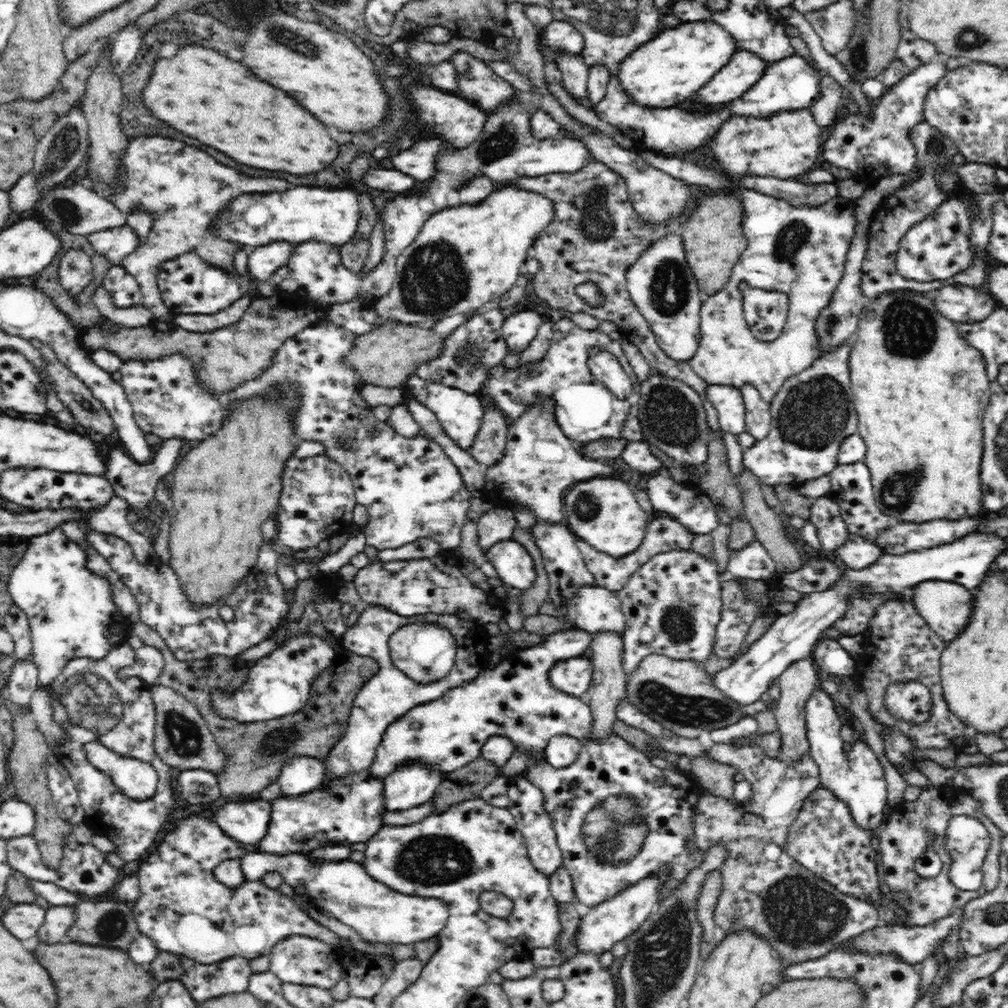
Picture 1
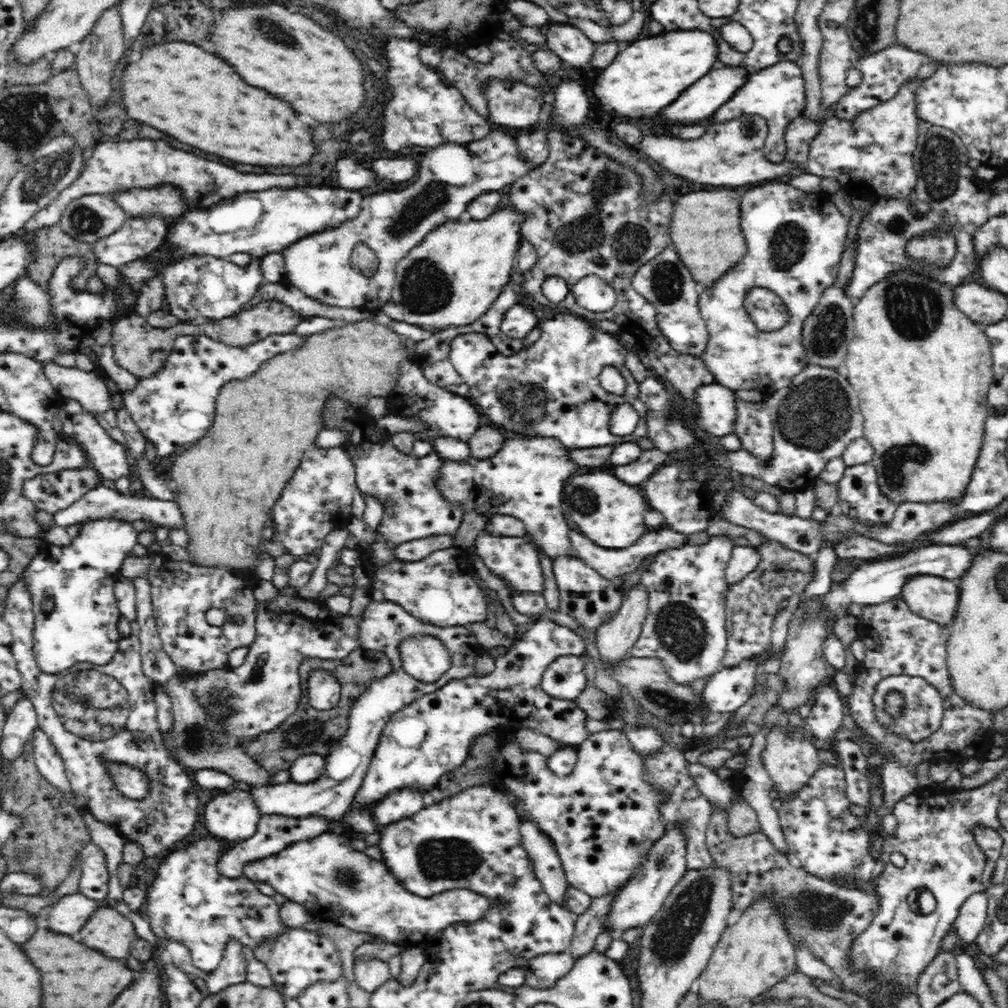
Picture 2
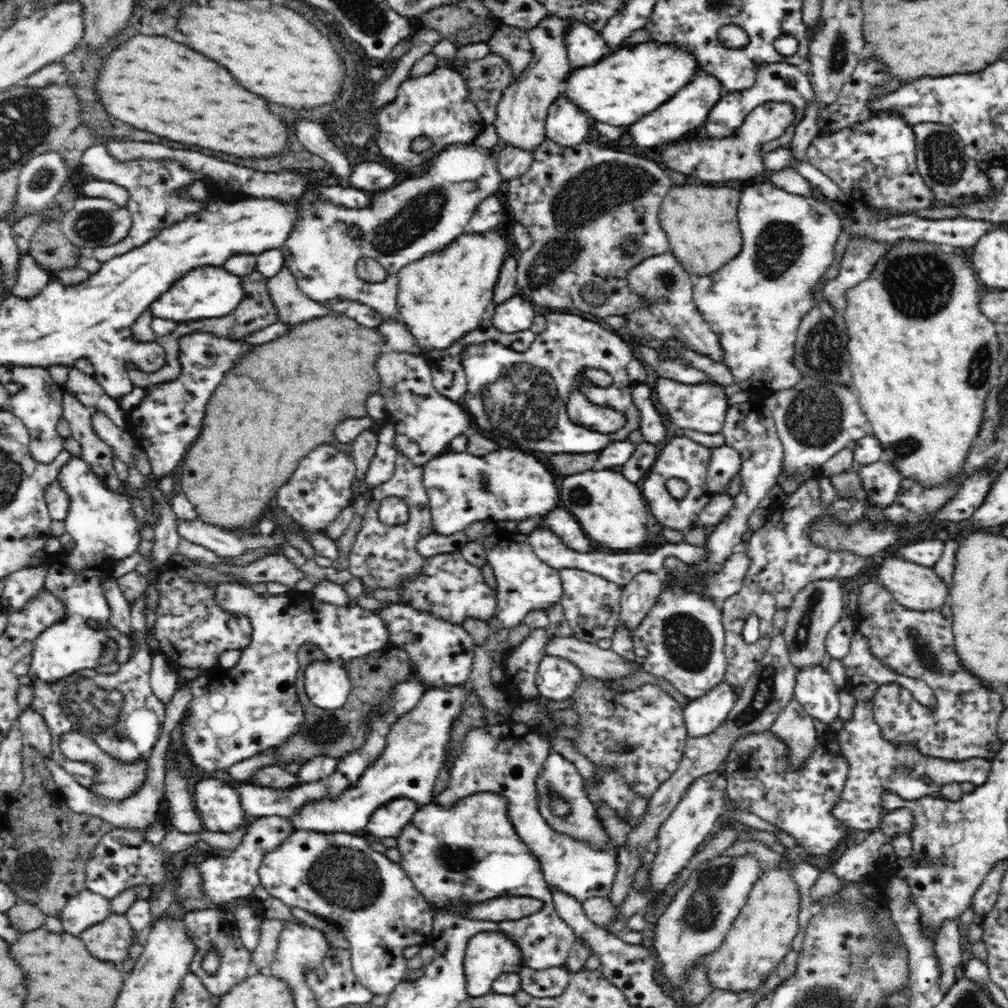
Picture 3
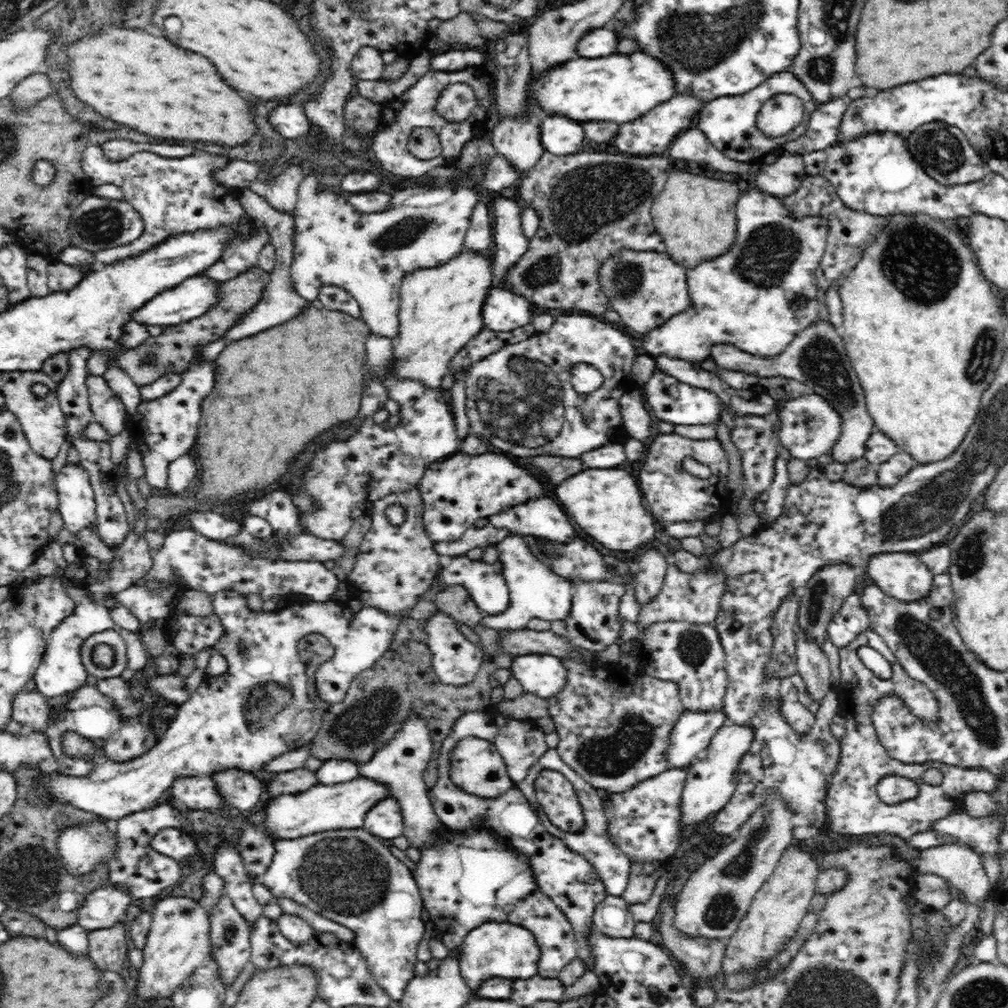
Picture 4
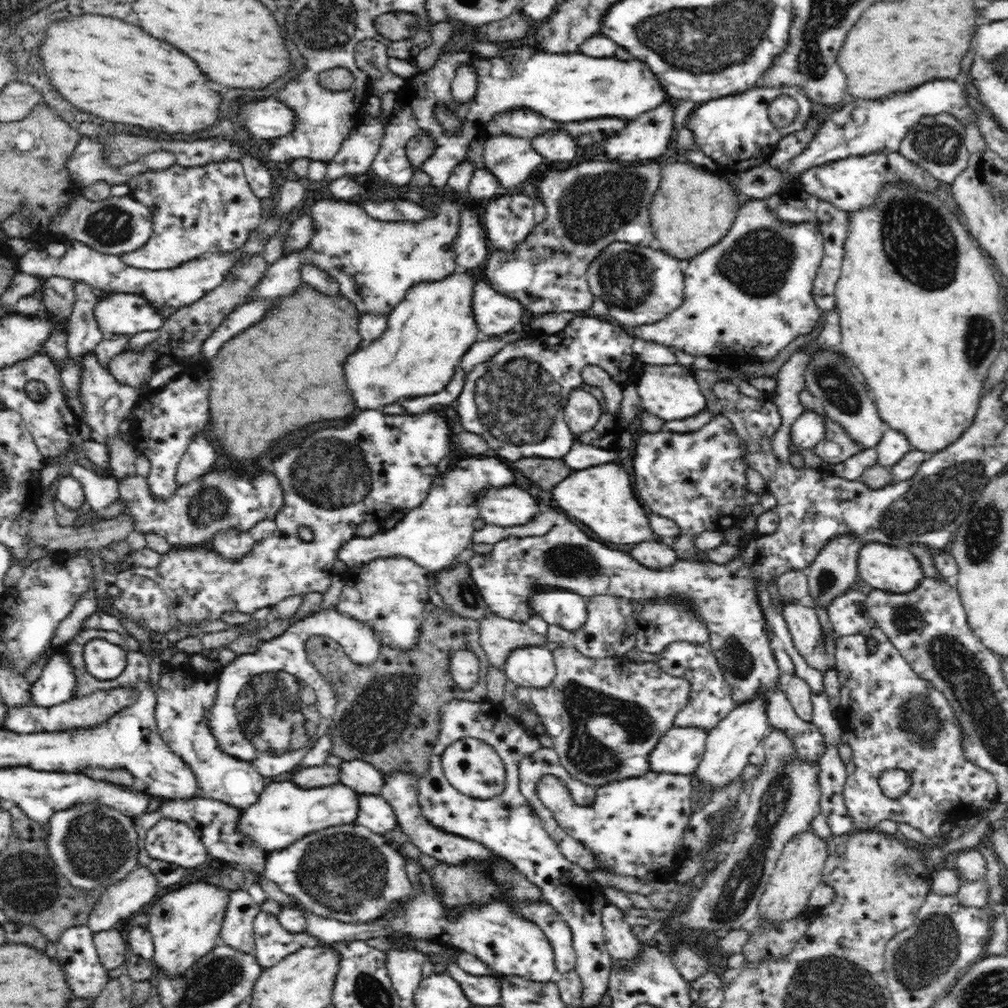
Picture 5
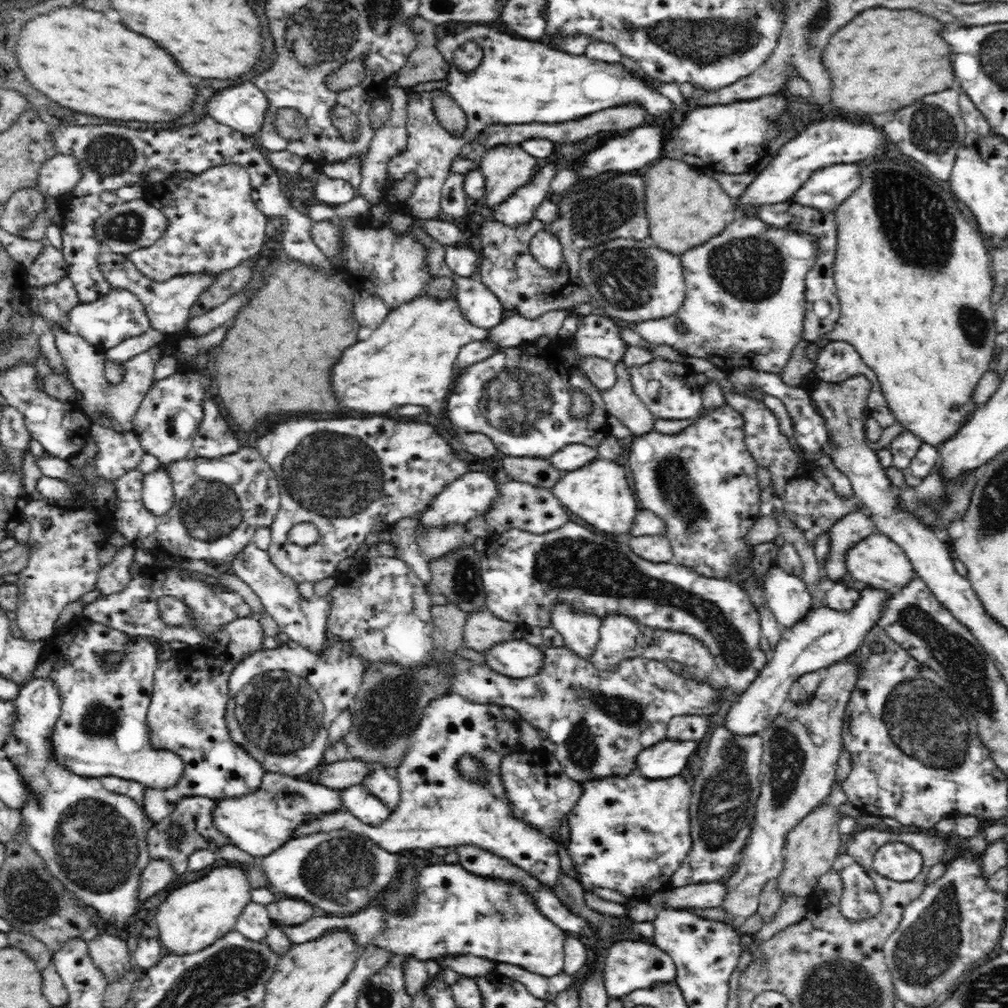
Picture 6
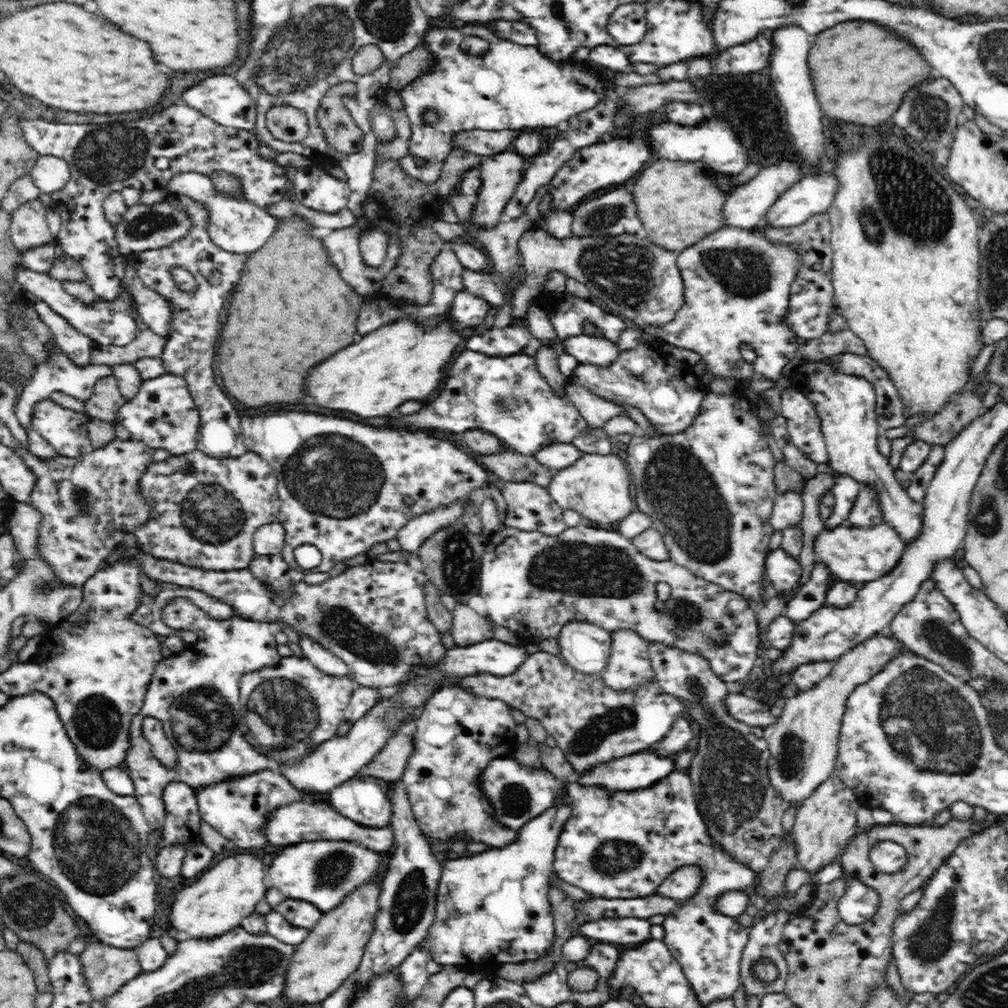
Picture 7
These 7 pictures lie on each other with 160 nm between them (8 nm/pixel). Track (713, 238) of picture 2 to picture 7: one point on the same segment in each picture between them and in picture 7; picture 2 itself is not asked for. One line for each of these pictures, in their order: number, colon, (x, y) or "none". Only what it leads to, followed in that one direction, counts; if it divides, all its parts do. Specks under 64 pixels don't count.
3: (700, 222)
4: (694, 215)
5: (692, 209)
6: (685, 207)
7: (677, 206)

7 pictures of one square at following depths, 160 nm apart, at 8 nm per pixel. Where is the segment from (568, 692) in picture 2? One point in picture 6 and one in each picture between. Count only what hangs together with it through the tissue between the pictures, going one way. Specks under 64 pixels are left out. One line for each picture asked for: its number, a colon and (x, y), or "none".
3: (557, 678)
4: (543, 675)
5: (534, 666)
6: (517, 658)

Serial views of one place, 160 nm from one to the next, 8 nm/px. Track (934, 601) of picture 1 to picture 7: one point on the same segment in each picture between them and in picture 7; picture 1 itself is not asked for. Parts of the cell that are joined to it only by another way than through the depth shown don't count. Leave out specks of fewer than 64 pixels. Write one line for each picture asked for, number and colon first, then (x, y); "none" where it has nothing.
2: (935, 598)
3: (918, 588)
4: (903, 576)
5: (896, 570)
6: (876, 560)
7: (856, 554)

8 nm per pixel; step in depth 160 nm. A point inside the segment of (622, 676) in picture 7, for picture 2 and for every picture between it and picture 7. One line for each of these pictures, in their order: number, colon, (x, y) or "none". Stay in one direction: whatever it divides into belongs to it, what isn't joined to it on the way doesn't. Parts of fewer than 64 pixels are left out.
2: (584, 594)
3: (591, 604)
4: (593, 624)
5: (610, 629)
6: (620, 638)

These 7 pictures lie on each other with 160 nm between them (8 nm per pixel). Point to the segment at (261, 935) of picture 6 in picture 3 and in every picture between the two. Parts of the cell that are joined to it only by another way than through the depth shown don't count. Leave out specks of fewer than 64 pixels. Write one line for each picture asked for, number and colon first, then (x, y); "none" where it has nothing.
3: (208, 928)
4: (229, 933)
5: (237, 931)

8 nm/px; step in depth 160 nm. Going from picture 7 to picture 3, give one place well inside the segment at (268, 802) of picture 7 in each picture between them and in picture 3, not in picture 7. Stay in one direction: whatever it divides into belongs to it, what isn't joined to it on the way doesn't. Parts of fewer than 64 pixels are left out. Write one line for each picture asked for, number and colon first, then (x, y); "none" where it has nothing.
3: (416, 749)
4: (343, 806)
5: (284, 813)
6: (259, 823)

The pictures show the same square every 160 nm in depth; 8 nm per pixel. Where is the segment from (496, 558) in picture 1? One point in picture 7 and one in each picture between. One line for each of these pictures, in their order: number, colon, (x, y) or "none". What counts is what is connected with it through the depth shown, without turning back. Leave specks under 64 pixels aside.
2: (513, 558)
3: (525, 583)
4: (534, 593)
5: (564, 608)
6: (580, 631)
7: (586, 648)

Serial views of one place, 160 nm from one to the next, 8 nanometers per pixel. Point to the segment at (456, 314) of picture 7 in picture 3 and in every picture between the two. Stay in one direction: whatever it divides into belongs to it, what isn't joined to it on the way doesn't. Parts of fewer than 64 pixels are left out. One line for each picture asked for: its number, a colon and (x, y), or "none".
3: (515, 315)
4: (503, 311)
5: (496, 314)
6: (482, 308)

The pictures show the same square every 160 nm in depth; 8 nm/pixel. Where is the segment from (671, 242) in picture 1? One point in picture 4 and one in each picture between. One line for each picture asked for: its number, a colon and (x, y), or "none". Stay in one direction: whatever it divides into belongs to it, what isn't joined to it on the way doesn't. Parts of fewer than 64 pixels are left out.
2: (665, 281)
3: (669, 312)
4: (646, 288)

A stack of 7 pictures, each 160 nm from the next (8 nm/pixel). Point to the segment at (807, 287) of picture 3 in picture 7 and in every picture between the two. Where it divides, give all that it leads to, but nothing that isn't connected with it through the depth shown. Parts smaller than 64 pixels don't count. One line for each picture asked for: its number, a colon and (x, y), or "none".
4: (758, 296)
5: (751, 295)
6: (744, 306)
7: (737, 282)

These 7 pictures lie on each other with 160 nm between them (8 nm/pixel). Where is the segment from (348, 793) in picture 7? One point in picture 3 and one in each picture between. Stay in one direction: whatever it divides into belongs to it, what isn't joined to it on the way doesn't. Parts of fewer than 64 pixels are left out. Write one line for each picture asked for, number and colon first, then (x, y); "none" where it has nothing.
3: (388, 821)
4: (385, 820)
5: (374, 812)
6: (357, 799)

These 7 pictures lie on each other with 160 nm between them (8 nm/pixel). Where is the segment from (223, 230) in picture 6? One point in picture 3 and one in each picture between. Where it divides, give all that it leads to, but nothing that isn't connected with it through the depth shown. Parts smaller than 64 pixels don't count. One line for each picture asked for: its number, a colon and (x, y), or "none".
3: (157, 200)
4: (174, 195)
5: (206, 209)

